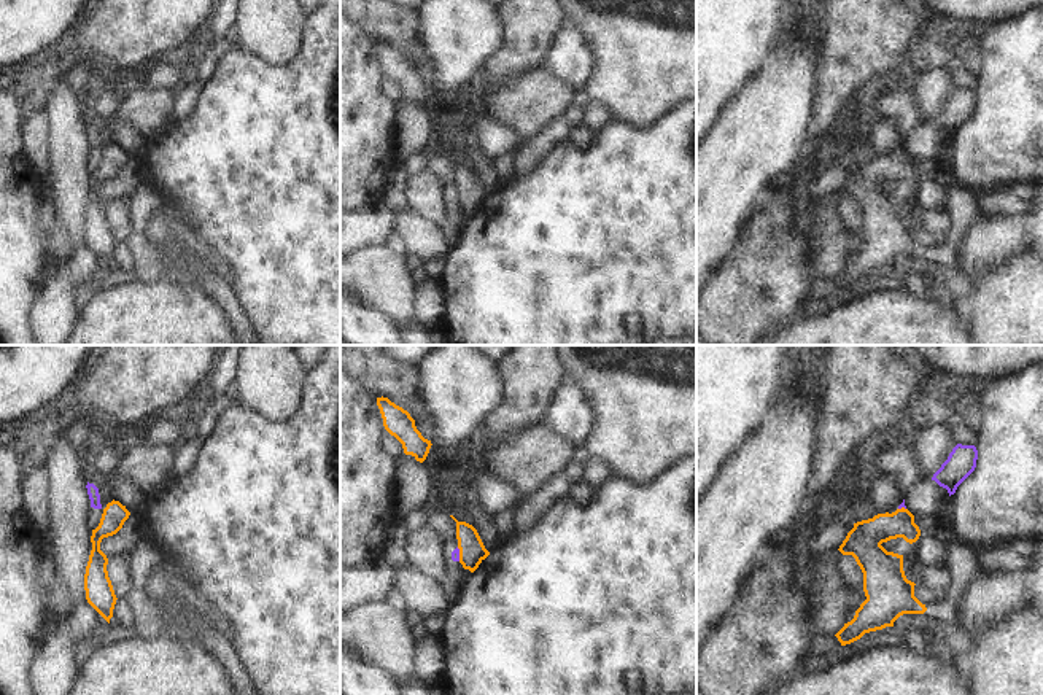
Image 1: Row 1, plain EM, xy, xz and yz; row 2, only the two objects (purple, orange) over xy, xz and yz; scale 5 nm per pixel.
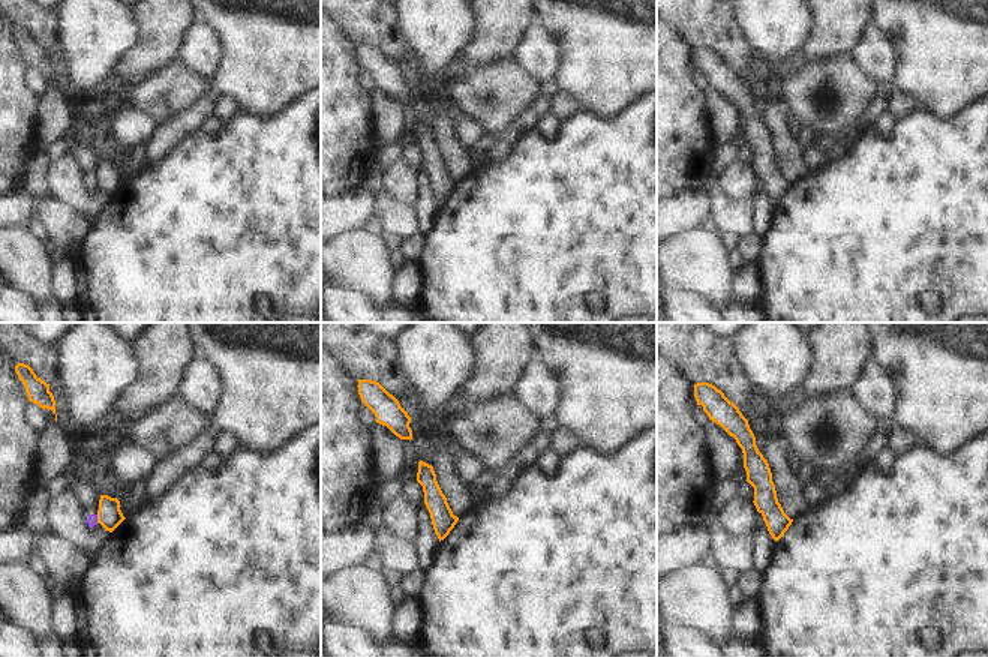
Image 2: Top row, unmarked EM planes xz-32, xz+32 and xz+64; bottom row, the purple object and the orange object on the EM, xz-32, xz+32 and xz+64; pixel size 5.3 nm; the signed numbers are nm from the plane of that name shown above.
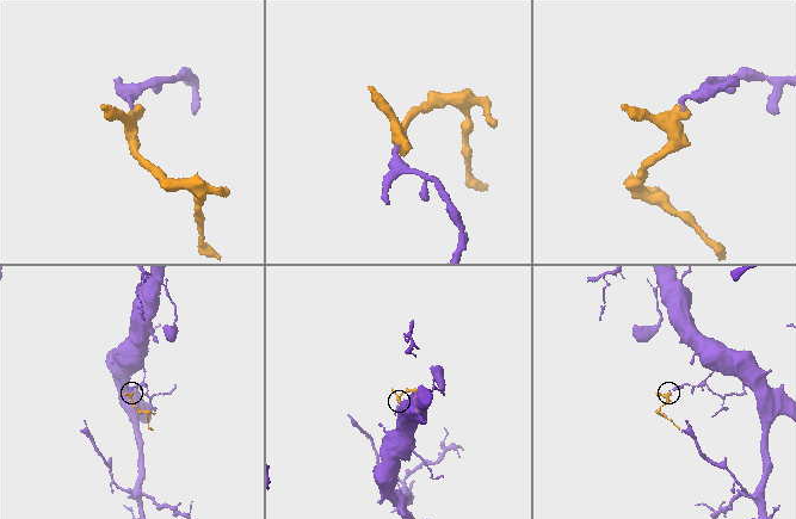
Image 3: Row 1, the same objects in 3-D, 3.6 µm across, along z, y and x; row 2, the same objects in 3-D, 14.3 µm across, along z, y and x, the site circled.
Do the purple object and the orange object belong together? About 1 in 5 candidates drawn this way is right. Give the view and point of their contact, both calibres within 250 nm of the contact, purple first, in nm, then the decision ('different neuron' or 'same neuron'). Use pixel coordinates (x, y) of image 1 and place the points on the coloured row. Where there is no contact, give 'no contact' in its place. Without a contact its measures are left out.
contact xz (458, 554); calibres 50 and 130 nm; different neuron

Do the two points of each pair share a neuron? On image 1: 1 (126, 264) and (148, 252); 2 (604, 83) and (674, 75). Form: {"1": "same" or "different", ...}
{"1": "different", "2": "same"}

